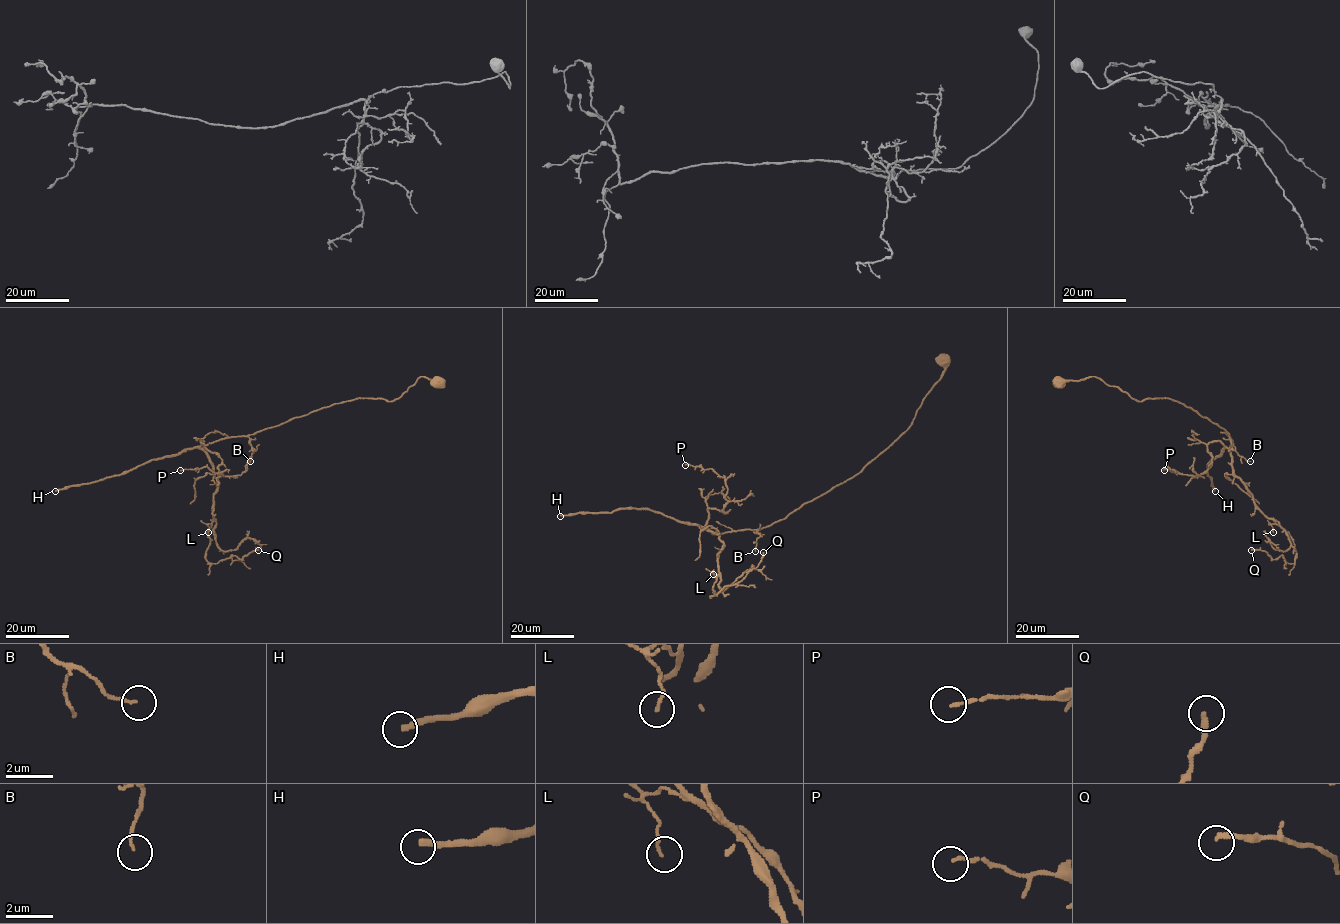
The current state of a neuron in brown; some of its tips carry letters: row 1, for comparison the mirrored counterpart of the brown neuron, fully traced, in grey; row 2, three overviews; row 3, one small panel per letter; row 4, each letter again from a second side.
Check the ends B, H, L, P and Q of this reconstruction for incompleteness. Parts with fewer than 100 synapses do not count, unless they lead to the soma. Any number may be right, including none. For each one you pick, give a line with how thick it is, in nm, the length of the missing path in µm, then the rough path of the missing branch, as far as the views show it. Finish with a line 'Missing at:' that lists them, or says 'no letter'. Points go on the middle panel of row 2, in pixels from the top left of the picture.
H: 280 nm thick; about 100 µm are missing
Missing at: H

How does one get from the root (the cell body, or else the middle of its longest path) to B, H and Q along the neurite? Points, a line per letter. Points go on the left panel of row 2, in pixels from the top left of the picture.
B: (438, 383), (439, 380), (420, 376), (392, 401), (357, 398), (250, 434), (250, 444), (255, 450), (250, 461)
H: (438, 383), (420, 376), (392, 401), (357, 398), (335, 403), (253, 434), (221, 438), (55, 491)
Q: (438, 383), (420, 376), (392, 401), (357, 398), (208, 443), (218, 487), (205, 559), (258, 550)

